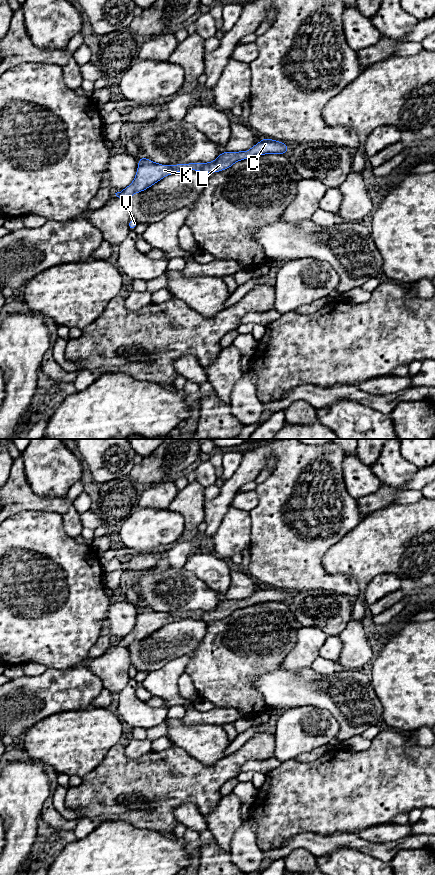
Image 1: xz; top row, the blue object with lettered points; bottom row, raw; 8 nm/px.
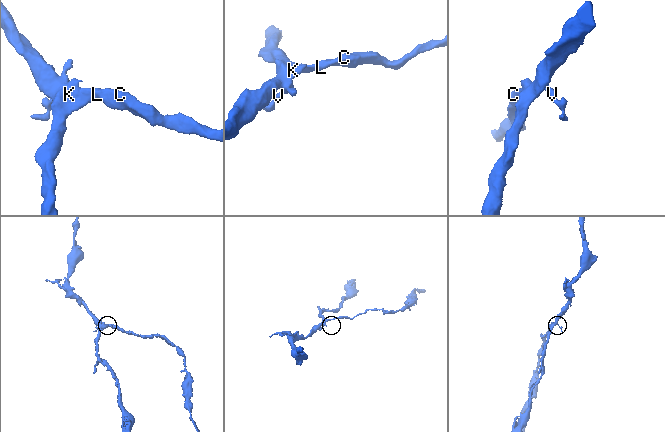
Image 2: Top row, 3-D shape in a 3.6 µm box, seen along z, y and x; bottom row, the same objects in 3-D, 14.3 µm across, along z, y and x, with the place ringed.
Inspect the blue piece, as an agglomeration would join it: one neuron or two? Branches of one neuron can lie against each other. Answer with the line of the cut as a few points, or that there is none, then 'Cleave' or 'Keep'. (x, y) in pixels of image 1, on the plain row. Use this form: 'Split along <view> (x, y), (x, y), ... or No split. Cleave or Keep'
No split. Keep

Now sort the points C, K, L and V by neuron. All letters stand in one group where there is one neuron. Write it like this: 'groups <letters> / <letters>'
groups C K L V

